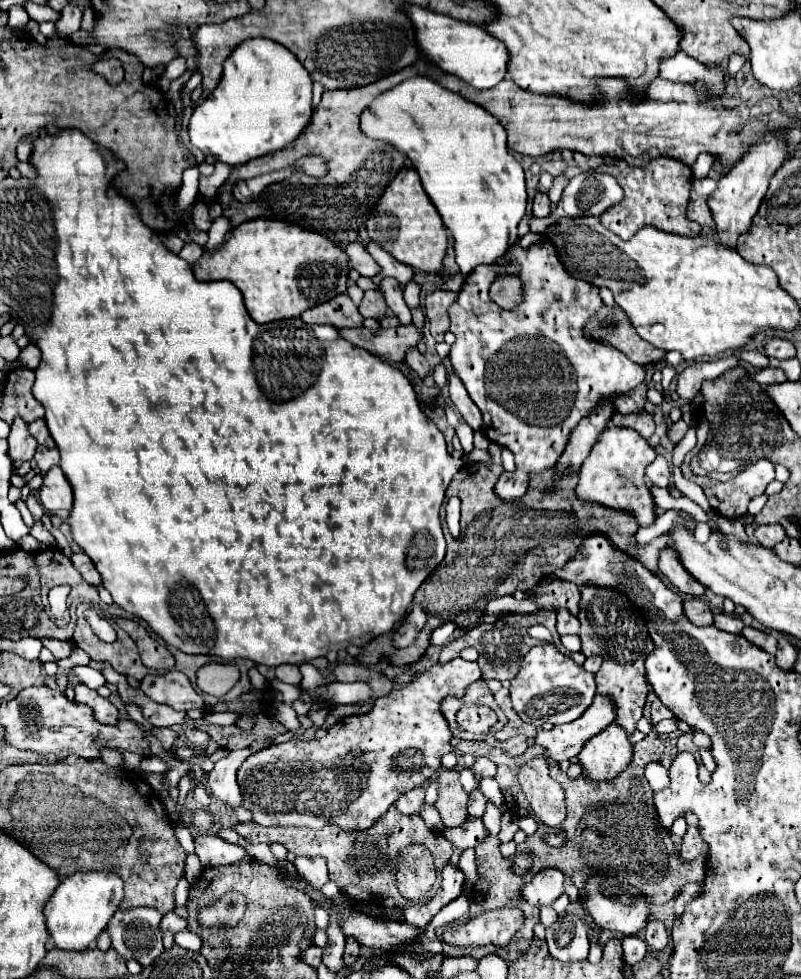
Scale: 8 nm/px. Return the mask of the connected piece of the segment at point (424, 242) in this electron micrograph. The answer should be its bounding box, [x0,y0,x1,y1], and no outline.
[367,168,447,274]

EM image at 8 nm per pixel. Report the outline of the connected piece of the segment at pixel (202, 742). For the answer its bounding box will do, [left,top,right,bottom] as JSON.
[185,728,211,746]

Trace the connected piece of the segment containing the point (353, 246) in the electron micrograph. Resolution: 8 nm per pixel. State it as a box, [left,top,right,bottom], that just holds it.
[345,242,381,276]

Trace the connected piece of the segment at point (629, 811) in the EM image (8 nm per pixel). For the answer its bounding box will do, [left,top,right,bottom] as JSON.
[533,730,691,904]

